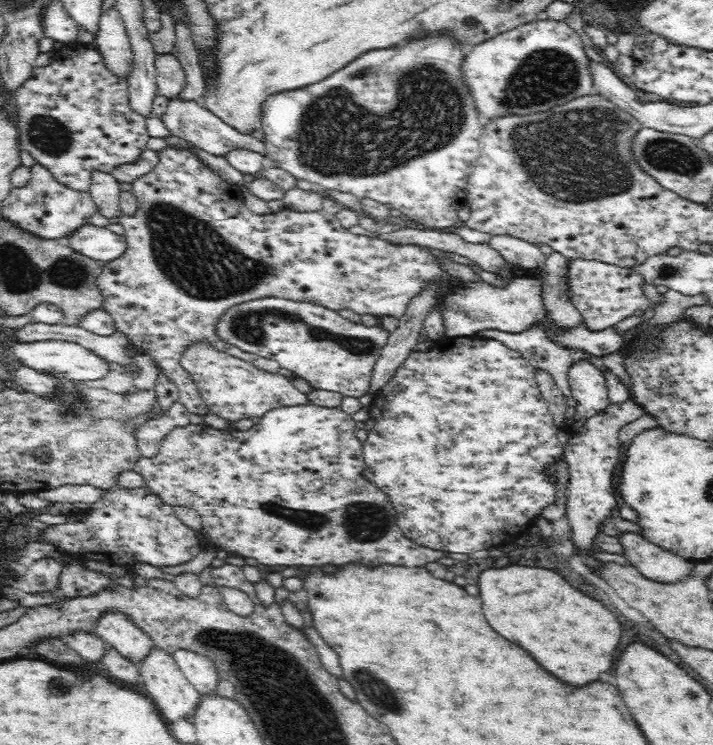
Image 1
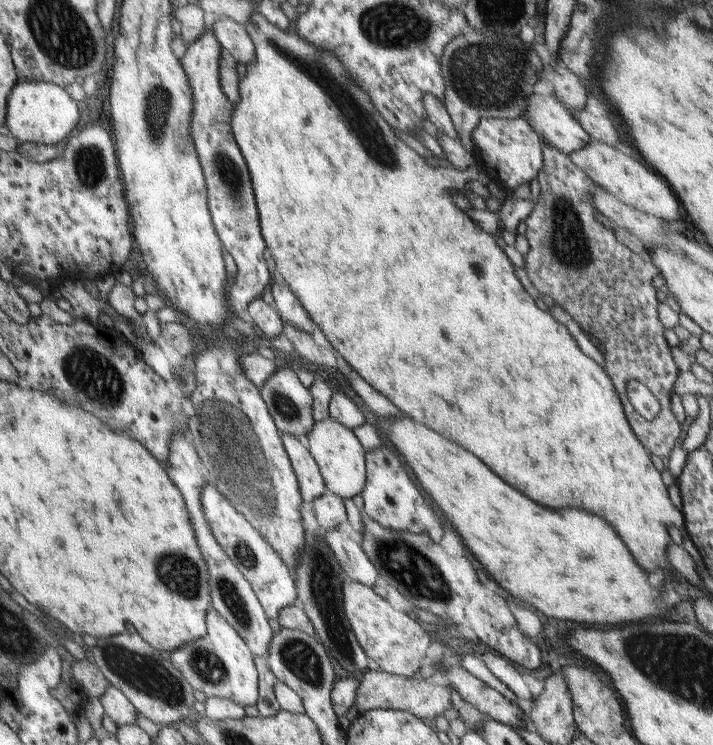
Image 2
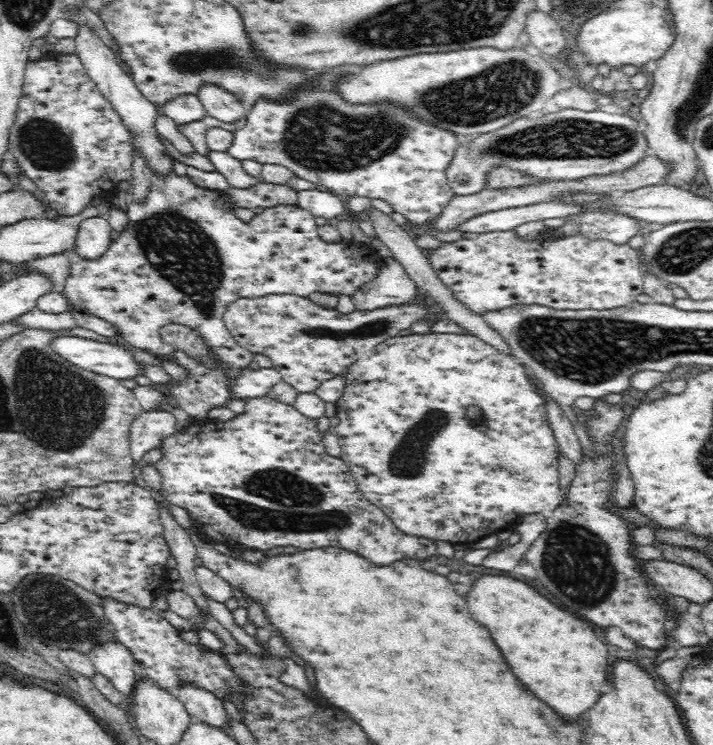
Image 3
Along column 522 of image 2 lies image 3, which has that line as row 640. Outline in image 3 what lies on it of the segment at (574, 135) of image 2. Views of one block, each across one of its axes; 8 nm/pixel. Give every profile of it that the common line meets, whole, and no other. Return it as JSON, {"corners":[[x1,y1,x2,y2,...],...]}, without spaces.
{"corners":[[117,640,103,642,93,645,93,649,90,653,87,653,87,655,94,663,97,673,103,674,106,678,109,678,112,681,112,684,114,684,122,694,126,694,127,696,132,694,133,688,141,677,141,674,139,672,139,666,136,662,136,658,134,658,132,652,130,652,124,644]]}

